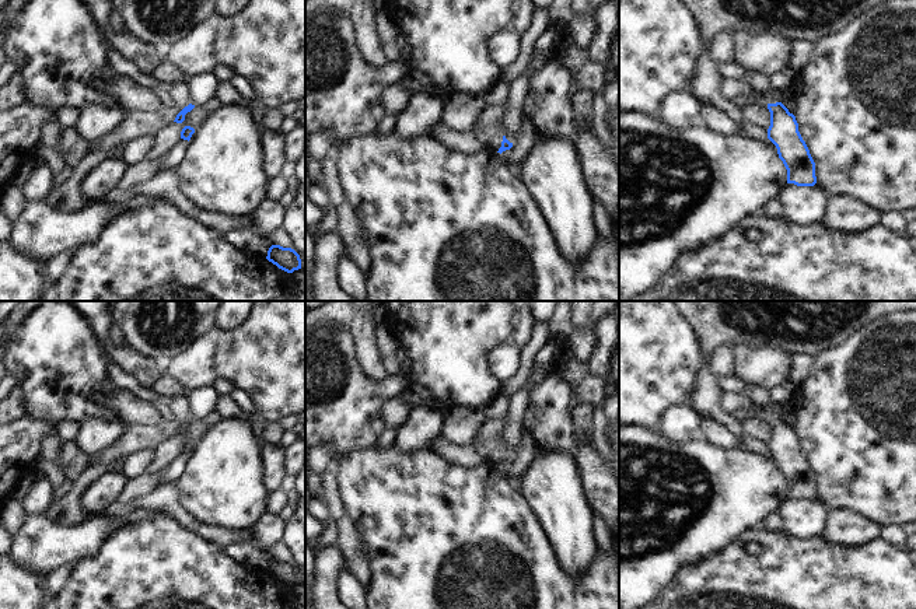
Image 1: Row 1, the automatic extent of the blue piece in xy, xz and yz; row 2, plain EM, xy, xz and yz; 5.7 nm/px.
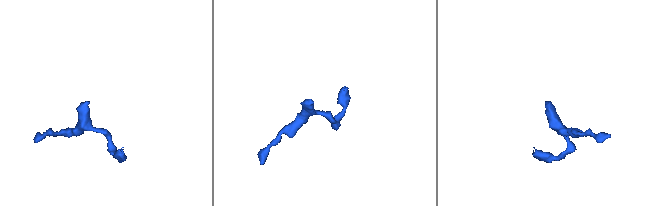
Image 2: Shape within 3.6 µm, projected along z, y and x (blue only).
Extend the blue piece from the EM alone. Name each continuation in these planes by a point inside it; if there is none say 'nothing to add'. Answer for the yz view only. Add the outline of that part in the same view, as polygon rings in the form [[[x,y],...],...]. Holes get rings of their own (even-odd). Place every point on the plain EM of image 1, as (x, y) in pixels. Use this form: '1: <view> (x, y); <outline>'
nothing to add

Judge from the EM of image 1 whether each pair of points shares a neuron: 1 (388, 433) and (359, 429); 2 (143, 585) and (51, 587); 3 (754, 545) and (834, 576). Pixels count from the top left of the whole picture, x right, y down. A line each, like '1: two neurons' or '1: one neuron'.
1: two neurons
2: two neurons
3: one neuron

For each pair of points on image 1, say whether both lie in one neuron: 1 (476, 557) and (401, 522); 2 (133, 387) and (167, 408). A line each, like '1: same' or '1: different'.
1: same
2: same

